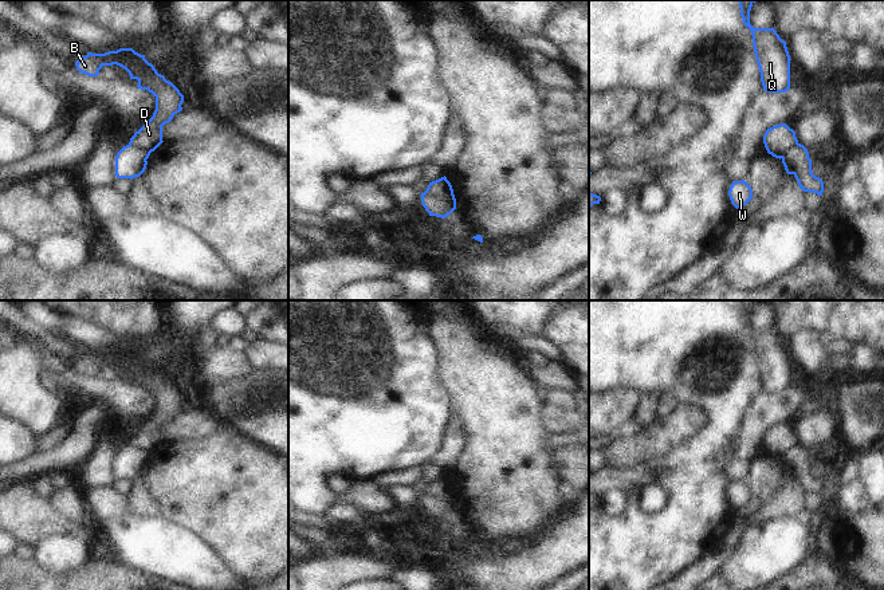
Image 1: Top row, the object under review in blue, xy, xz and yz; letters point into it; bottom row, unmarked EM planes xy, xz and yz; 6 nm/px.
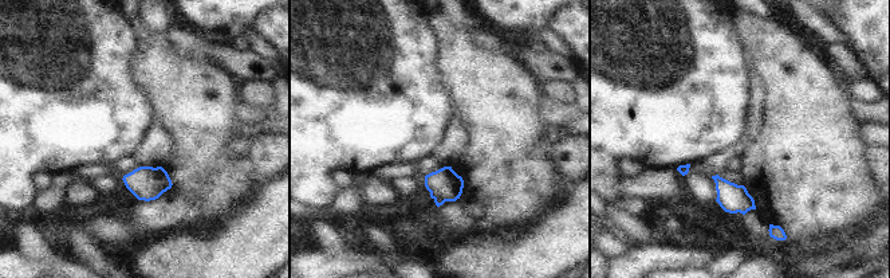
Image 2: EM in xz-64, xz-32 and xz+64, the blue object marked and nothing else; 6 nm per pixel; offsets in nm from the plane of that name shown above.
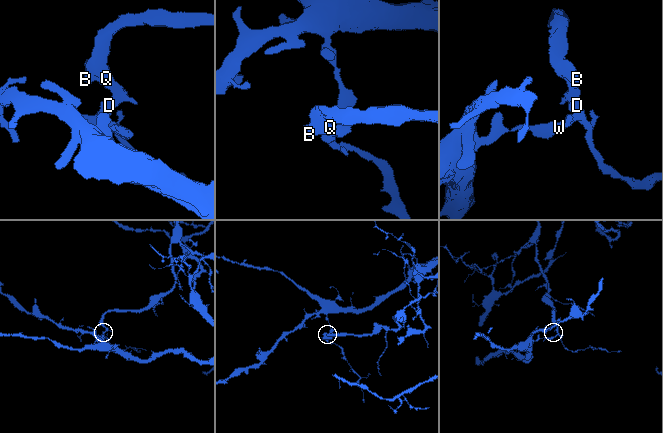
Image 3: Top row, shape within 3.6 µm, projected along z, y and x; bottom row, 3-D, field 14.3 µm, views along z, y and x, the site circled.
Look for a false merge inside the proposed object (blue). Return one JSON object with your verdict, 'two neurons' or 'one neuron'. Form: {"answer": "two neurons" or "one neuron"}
{"answer": "two neurons"}

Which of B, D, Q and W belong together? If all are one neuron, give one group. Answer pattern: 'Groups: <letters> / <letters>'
Groups: B D Q / W.

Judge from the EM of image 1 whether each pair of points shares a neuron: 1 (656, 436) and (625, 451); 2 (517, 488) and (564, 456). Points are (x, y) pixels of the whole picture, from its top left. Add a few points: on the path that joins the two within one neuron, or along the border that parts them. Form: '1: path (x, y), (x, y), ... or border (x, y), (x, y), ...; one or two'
1: path (648, 439), (633, 448); one
2: border (554, 443), (554, 468), (566, 492); two

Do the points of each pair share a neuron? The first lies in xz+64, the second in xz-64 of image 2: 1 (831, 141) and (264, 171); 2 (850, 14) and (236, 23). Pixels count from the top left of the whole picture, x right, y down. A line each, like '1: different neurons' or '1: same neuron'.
1: different neurons
2: different neurons

